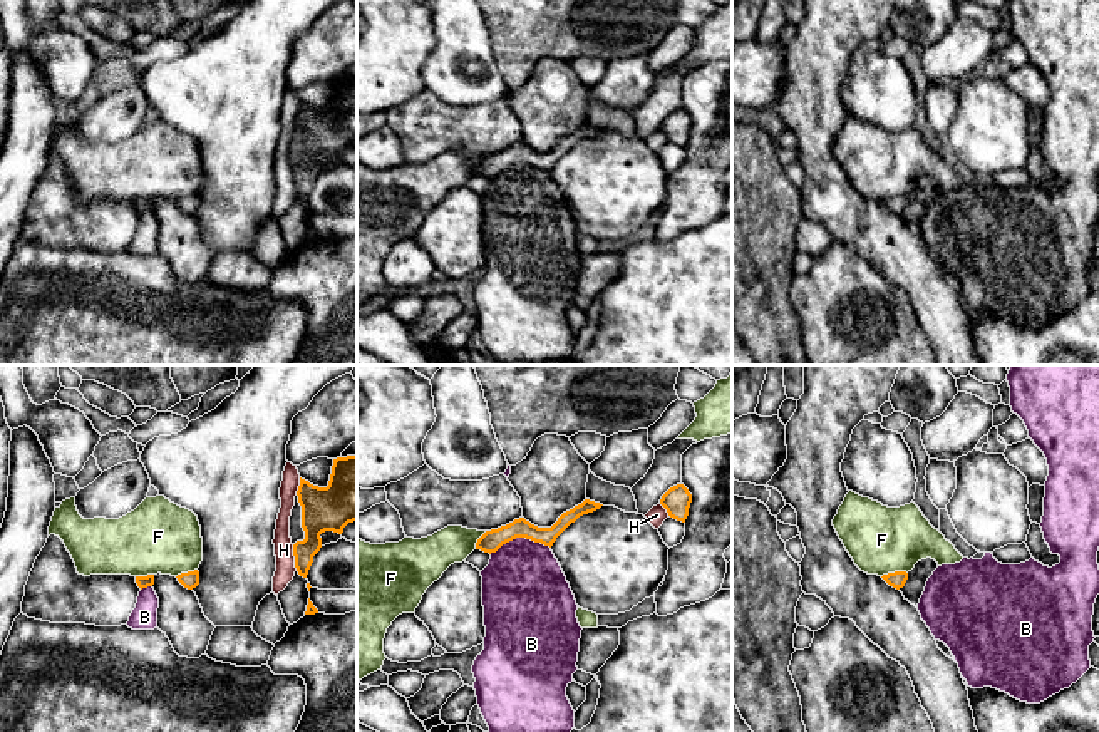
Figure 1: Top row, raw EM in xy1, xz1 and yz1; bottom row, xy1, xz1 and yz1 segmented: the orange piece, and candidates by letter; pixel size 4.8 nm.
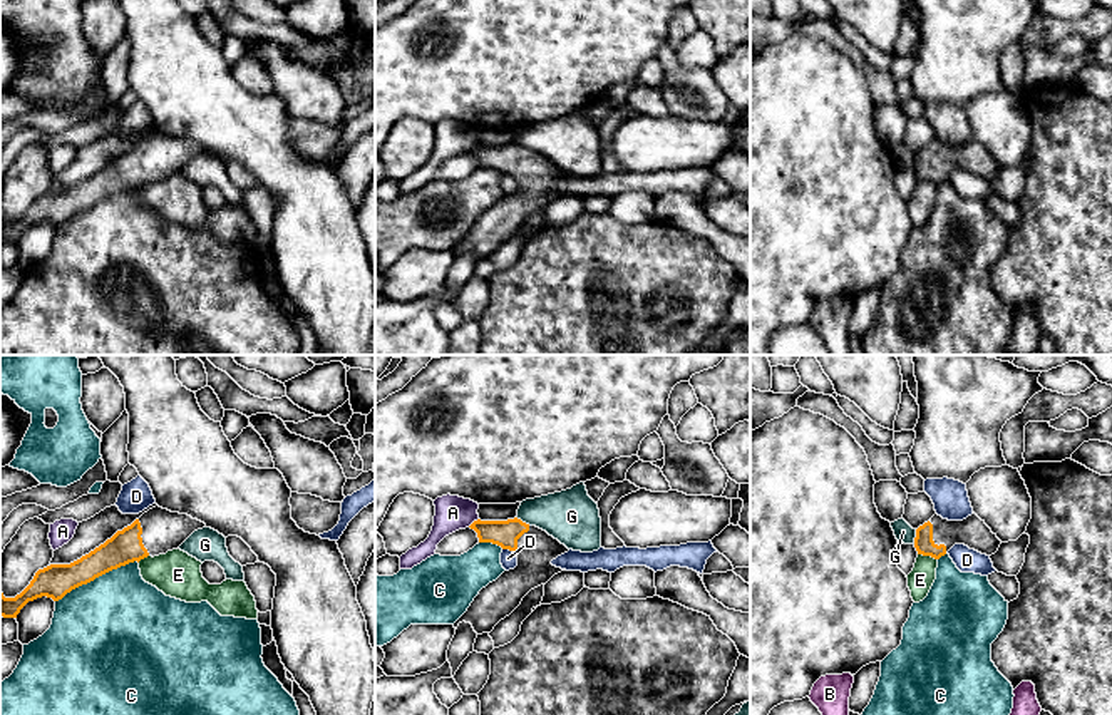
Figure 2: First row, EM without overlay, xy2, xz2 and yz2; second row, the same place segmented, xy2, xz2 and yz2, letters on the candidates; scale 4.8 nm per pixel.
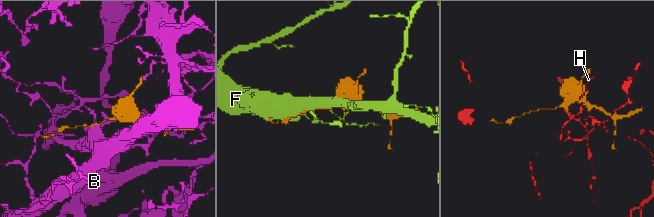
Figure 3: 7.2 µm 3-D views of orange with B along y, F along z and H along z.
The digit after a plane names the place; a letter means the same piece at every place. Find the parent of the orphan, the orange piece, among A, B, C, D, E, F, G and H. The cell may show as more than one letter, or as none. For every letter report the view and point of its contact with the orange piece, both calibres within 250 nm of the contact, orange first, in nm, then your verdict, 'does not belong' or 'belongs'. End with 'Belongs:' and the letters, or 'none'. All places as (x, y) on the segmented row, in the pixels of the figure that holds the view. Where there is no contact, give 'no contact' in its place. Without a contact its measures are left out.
A: meets orange in xz2 at (474, 521); 130 nm thick on the orange side, 170 nm on the other; does not belong
B: meets orange in xz1 at (520, 536); 100 nm thick on the orange side, 400 nm on the other; does not belong
C: meets orange in xy2 at (96, 576); 160 nm thick on the orange side, 480 nm on the other; does not belong
D: meets orange in xz2 at (508, 548); 130 nm thick on the orange side, 80 nm on the other; does not belong
E: meets orange in yz2 at (928, 555); 90 nm thick on the orange side, 120 nm on the other; does not belong
F: meets orange in yz1 at (895, 572); 80 nm thick on the orange side, 320 nm on the other; does not belong
G: meets orange in yz2 at (916, 536); 90 nm thick on the orange side, 90 nm on the other; does not belong
H: meets orange in xy1 at (295, 558); 180 nm thick on the orange side, 100 nm on the other; does not belong
Belongs: none

